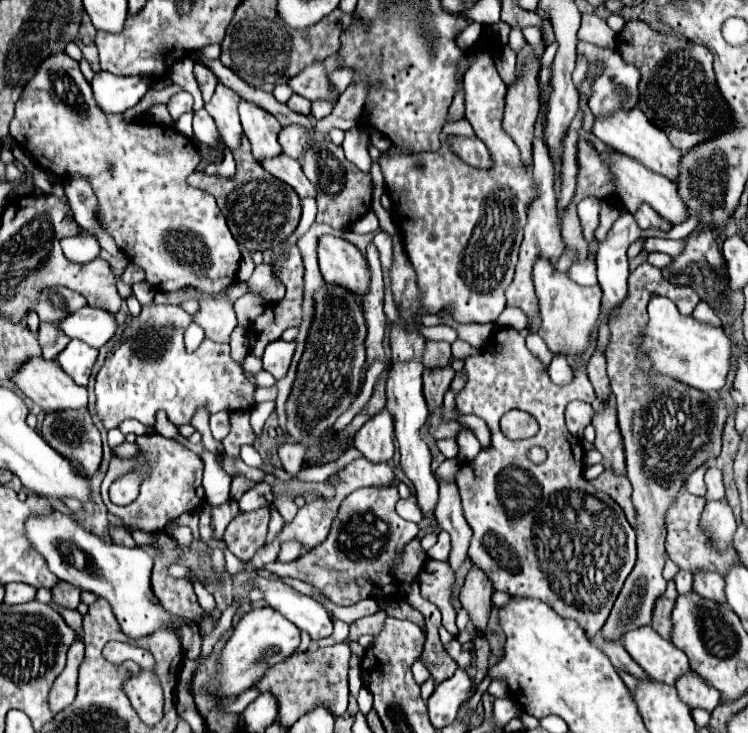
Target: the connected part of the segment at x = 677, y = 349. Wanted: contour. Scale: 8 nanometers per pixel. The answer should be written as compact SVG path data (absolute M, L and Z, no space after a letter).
M652 297L648 303L648 315L650 321L644 329L640 351L648 353L654 373L670 375L702 391L718 391L724 387L730 371L732 345L722 327L682 315L668 297Z

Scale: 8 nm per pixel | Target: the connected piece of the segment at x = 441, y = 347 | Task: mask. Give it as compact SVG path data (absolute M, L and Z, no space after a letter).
M428 341L424 351L424 367L444 367L450 361L450 343Z

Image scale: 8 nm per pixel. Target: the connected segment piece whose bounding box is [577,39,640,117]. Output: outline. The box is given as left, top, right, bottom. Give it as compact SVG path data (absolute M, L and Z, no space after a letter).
M580 39L577 43L577 54L586 58L588 67L595 64L595 61L604 61L604 73L593 82L591 87L590 109L592 109L594 117L604 117L618 109L628 111L637 105L640 71L636 69L636 65L626 63L616 48L606 50L596 47L596 45L590 45L590 43L582 43Z

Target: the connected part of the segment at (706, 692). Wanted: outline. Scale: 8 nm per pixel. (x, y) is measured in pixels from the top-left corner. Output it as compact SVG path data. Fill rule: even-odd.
M694 671L680 677L676 683L678 697L690 707L690 709L706 709L708 713L714 711L714 707L720 703L720 693L712 687L708 687Z

